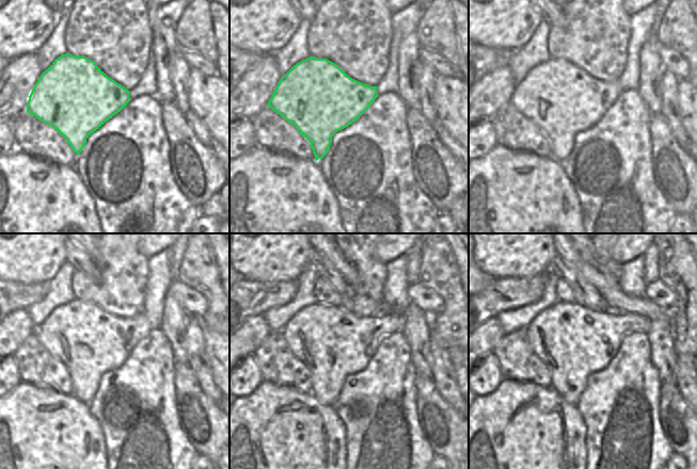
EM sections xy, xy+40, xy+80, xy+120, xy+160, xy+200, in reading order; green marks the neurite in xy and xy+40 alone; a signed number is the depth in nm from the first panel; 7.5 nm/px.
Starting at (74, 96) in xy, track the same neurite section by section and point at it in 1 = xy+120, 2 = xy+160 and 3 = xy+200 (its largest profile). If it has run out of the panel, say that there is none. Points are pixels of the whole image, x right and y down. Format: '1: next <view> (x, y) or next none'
1: next xy+120 (90, 341)
2: next xy+160 (332, 342)
3: next xy+200 (573, 341)

